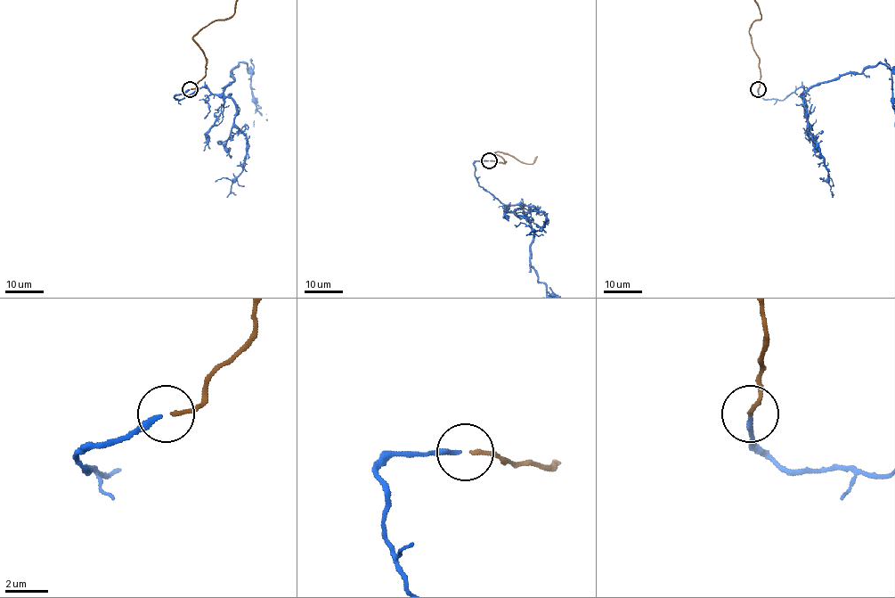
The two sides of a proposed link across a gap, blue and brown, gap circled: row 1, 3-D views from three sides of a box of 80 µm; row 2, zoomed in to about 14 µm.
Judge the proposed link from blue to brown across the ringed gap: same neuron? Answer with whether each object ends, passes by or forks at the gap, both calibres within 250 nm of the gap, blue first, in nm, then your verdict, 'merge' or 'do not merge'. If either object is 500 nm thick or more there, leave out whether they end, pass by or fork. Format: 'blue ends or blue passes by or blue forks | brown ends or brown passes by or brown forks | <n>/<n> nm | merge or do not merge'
blue ends | brown ends | 240/180 nm | merge

